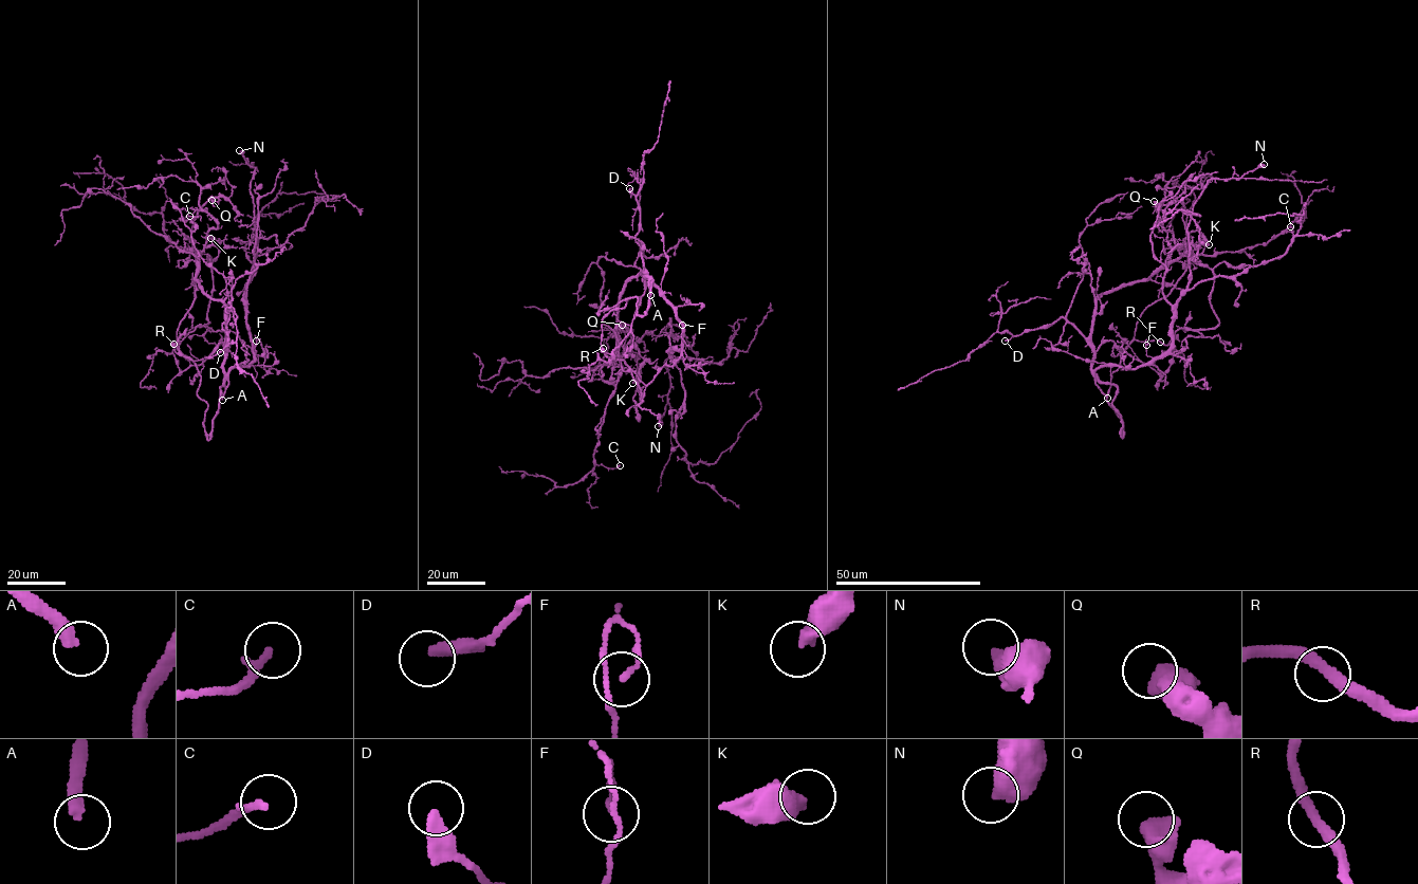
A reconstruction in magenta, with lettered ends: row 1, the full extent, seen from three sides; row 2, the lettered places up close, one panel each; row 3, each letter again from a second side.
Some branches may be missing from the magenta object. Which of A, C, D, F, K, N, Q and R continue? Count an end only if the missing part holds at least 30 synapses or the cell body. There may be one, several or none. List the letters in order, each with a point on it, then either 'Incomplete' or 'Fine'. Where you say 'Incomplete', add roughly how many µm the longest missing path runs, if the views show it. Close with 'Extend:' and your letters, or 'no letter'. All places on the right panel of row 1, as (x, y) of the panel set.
A: Place: (1107, 398). Incomplete. Missing length about 90 µm
C: Place: (1290, 226). Fine
D: Place: (1005, 341). Fine
F: Place: (1146, 345). Fine
K: Place: (1209, 244). Fine
N: Place: (1264, 164). Fine
Q: Place: (1154, 201). Fine
R: Place: (1160, 342). Fine
Extend: A

